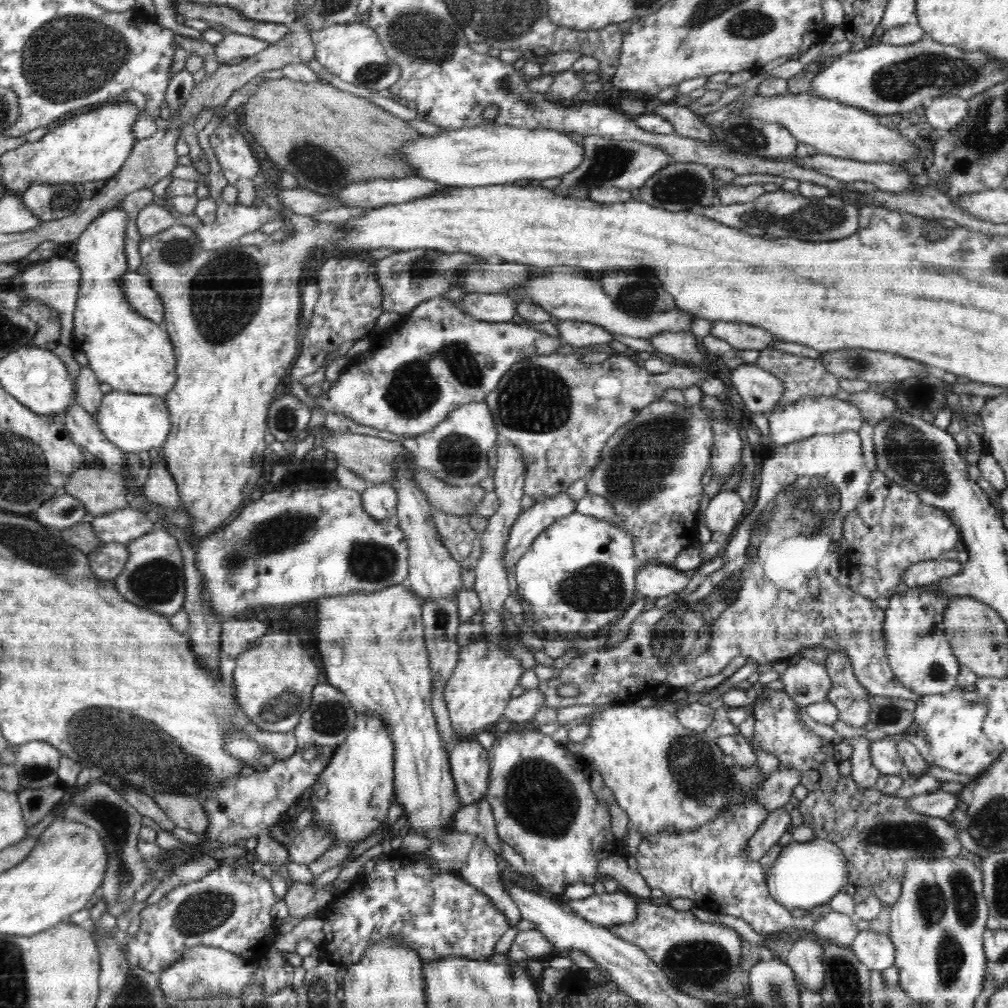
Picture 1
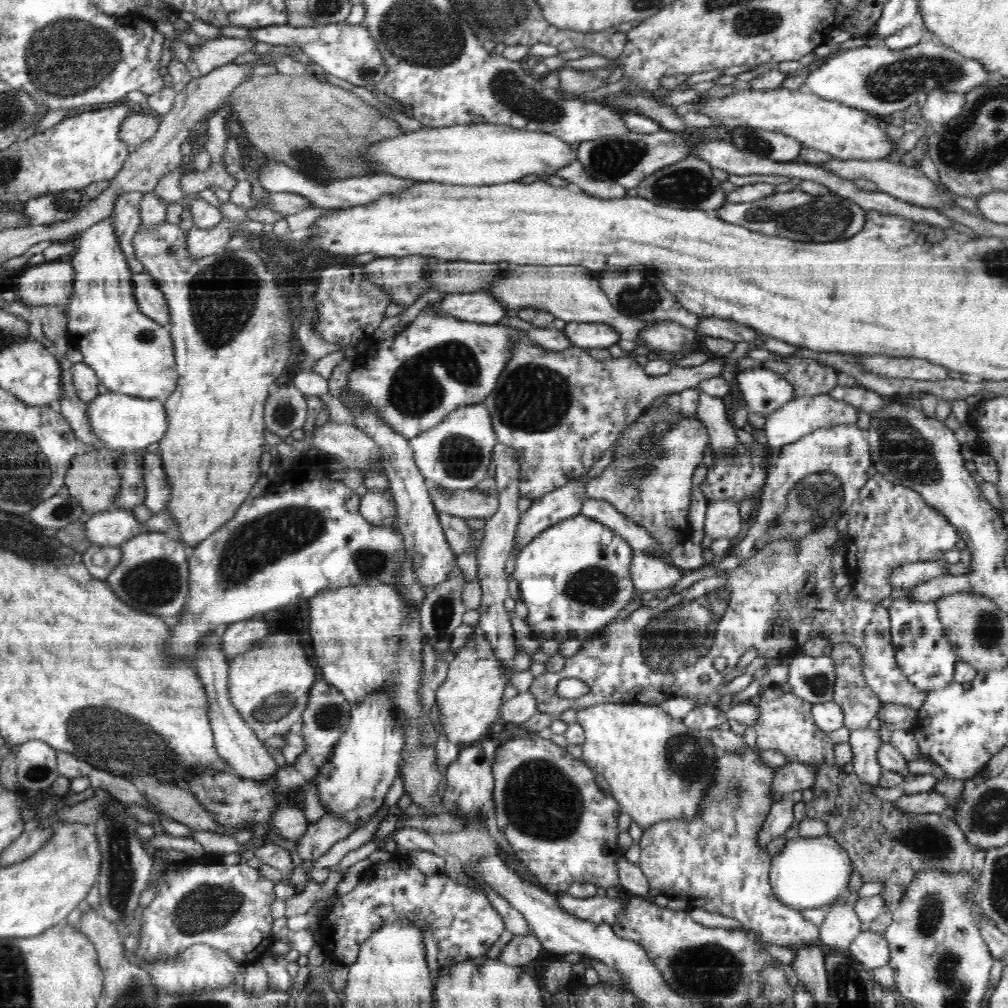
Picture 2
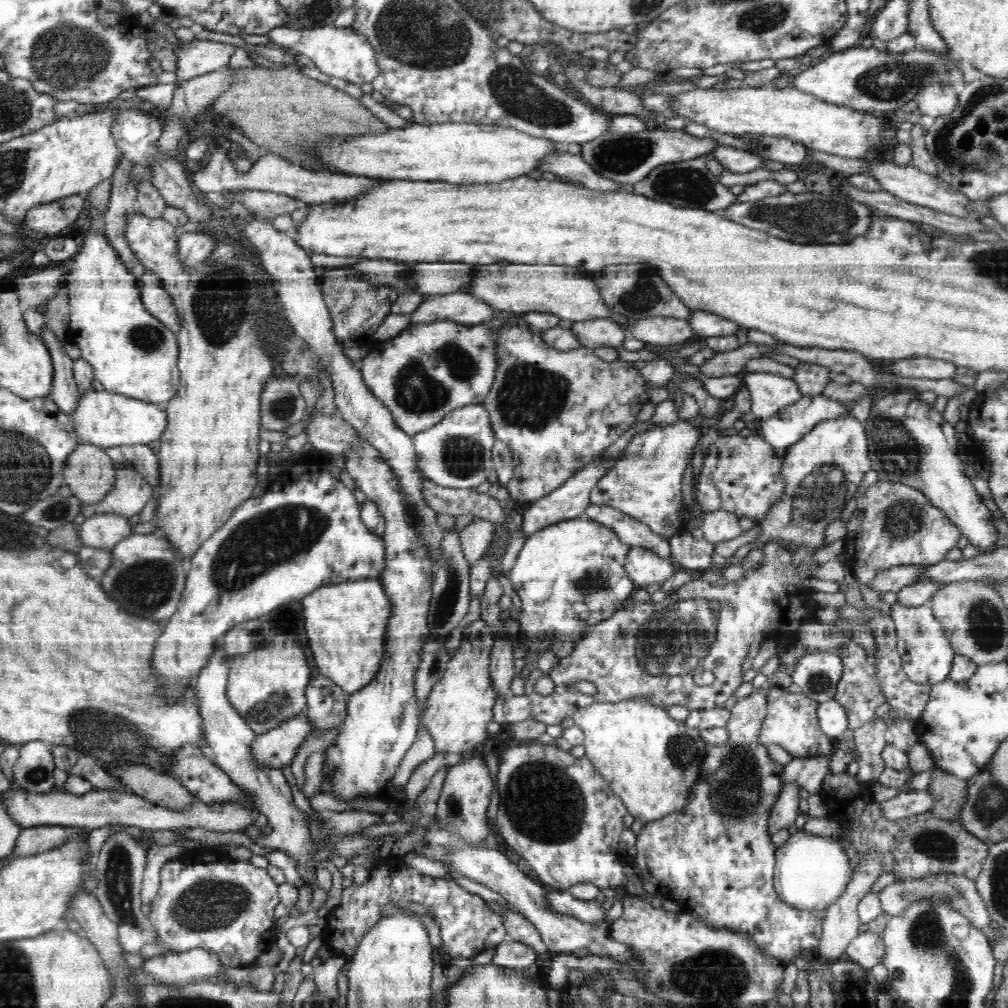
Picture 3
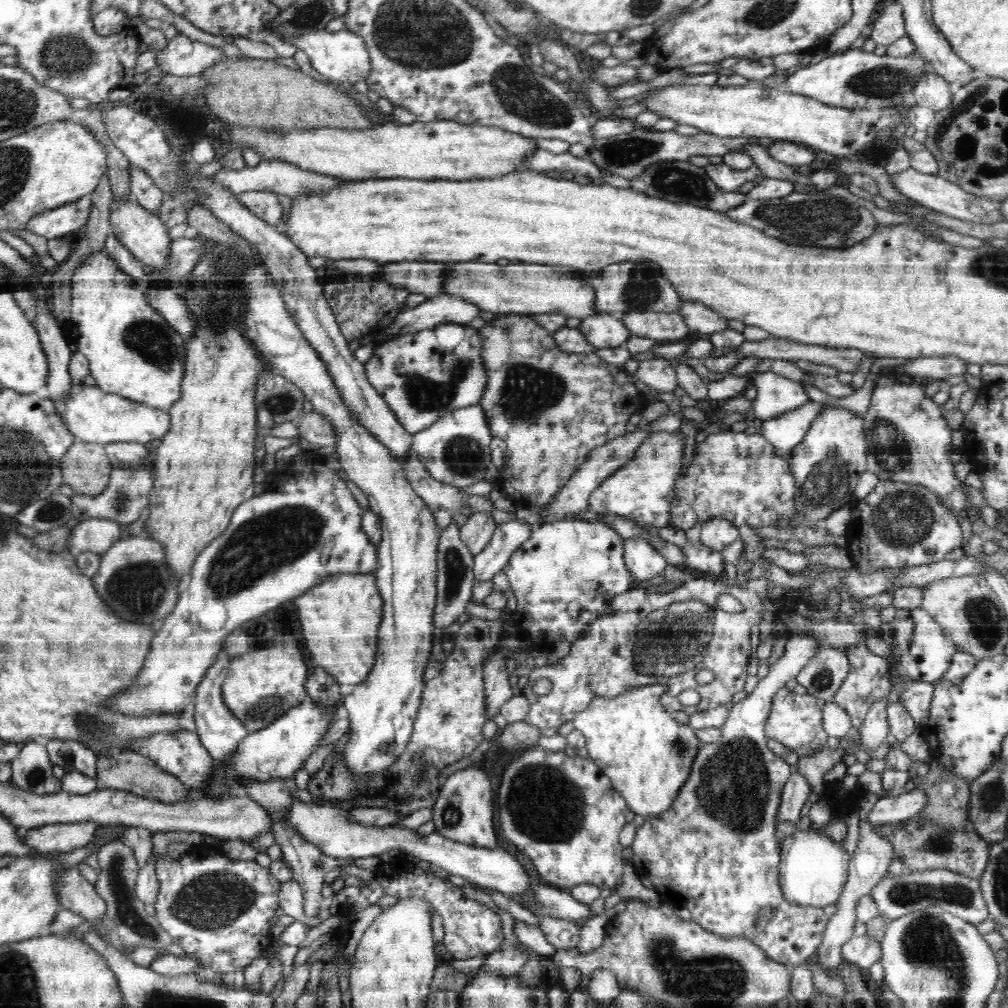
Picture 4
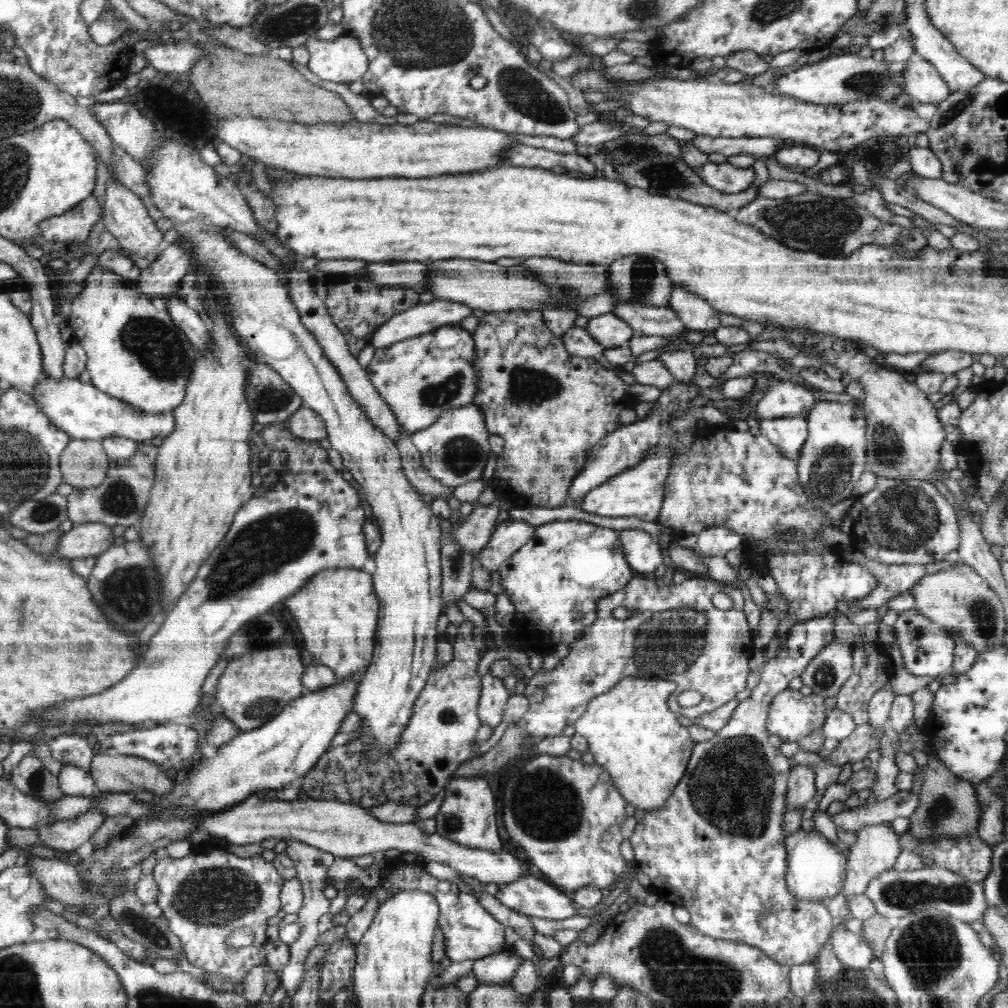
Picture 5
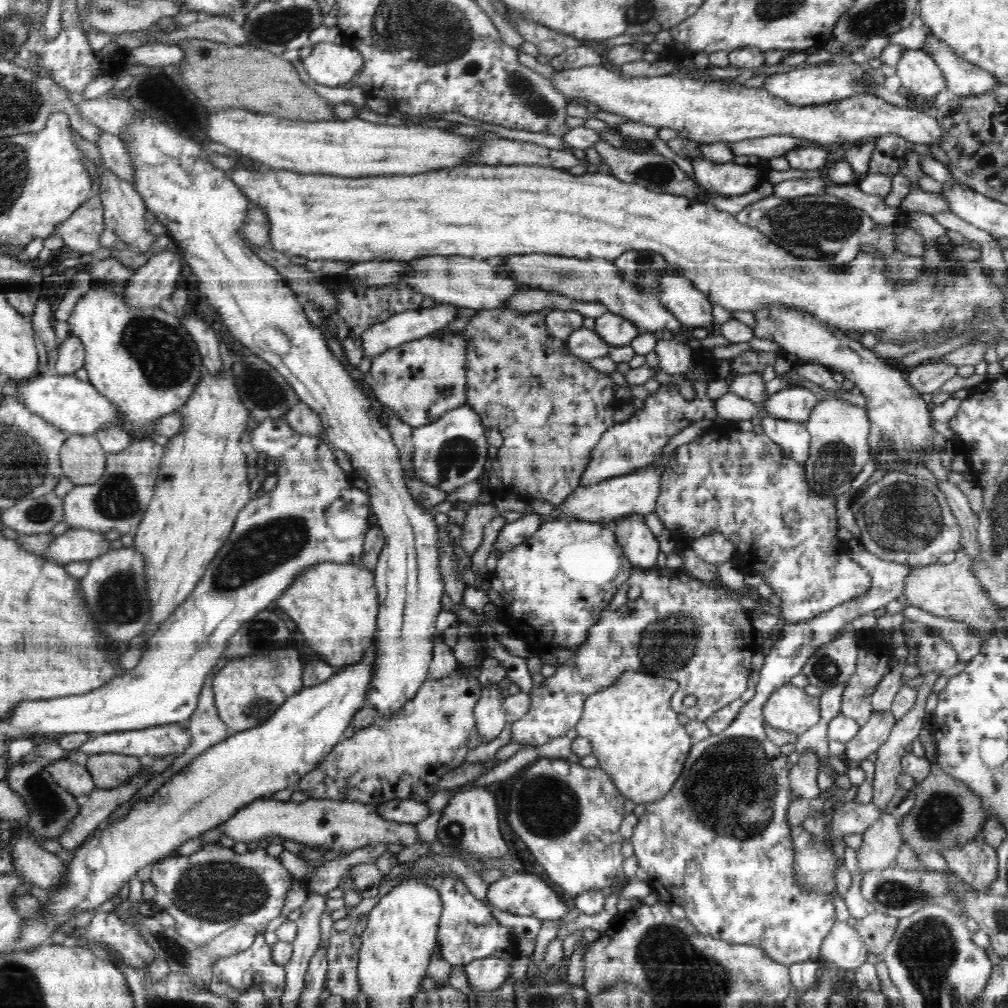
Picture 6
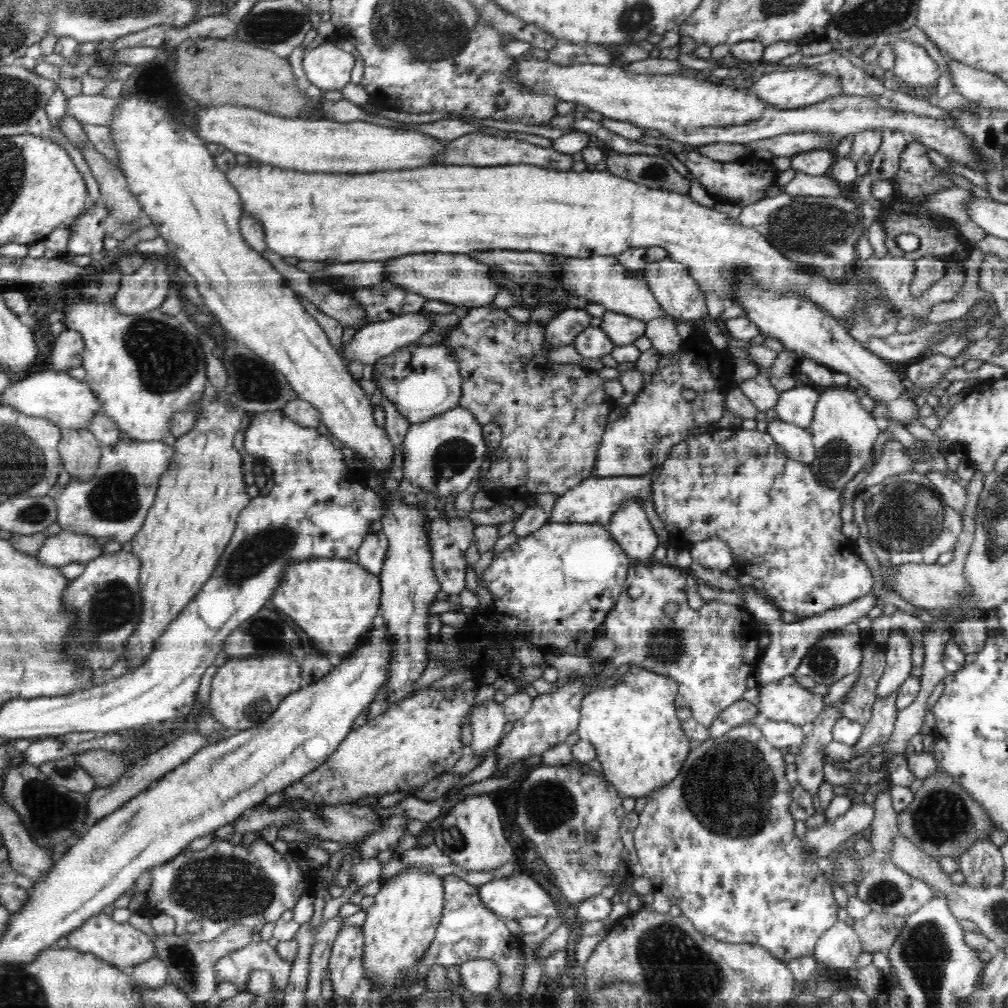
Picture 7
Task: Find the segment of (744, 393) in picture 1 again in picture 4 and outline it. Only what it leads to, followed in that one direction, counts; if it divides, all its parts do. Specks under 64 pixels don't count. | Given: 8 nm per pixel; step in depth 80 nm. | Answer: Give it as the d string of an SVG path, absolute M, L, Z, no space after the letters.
M772 371L757 373L751 377L751 381L757 390L750 409L751 419L766 421L783 412L803 407L810 400L800 383Z

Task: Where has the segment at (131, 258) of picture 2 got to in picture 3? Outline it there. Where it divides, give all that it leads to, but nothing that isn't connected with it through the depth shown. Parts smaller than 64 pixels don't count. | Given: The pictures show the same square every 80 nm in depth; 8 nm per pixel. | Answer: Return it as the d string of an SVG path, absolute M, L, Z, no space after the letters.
M124 157L120 158L118 168L114 170L114 174L111 176L112 188L109 205L104 215L106 222L104 233L128 271L140 276L140 274L145 273L147 268L135 257L128 241L126 241L128 216L132 216L134 212L138 211L135 204L138 189L131 184L129 178L132 165L133 163Z

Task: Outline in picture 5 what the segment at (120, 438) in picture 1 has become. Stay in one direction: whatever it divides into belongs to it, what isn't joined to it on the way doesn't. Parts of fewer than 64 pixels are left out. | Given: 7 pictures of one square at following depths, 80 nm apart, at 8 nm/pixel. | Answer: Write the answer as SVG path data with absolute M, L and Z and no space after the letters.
M46 378L30 390L38 407L51 418L51 422L64 430L72 439L104 441L111 437L124 437L136 443L149 442L156 437L164 438L174 432L176 419L173 411L148 414L116 397L96 388L91 382L82 383L76 378L62 380Z

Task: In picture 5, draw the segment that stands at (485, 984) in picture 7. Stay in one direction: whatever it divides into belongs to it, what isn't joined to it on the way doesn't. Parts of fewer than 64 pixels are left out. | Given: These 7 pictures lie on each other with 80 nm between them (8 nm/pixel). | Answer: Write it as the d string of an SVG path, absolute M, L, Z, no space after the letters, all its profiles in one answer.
M513 951L494 952L475 960L472 974L482 984L508 984L516 975L522 957Z

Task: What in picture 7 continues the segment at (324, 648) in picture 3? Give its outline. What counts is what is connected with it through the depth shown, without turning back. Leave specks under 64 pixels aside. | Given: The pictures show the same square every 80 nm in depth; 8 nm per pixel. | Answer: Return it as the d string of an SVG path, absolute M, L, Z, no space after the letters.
M310 559L289 565L272 596L272 604L296 621L296 624L312 638L324 644L332 644L332 656L337 663L360 646L362 638L372 630L372 620L376 618L381 599L379 578L367 572L358 562L343 559Z

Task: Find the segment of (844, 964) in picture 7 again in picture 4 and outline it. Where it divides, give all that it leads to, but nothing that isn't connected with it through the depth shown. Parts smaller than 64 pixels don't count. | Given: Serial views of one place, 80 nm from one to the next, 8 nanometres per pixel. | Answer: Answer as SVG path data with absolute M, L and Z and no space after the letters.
M868 935L853 936L853 938L845 944L842 950L844 963L856 966L859 969L867 968L879 962L882 956L881 942L877 942Z

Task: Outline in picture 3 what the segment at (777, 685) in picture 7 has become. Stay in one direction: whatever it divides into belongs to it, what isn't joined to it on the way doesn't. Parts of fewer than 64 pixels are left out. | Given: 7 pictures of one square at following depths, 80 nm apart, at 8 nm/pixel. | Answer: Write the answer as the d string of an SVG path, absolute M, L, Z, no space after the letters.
M772 687L766 695L766 718L760 727L758 742L779 744L784 747L793 758L806 756L833 756L834 739L829 737L819 725L816 712L820 704L810 700L802 693L792 693L784 688Z

